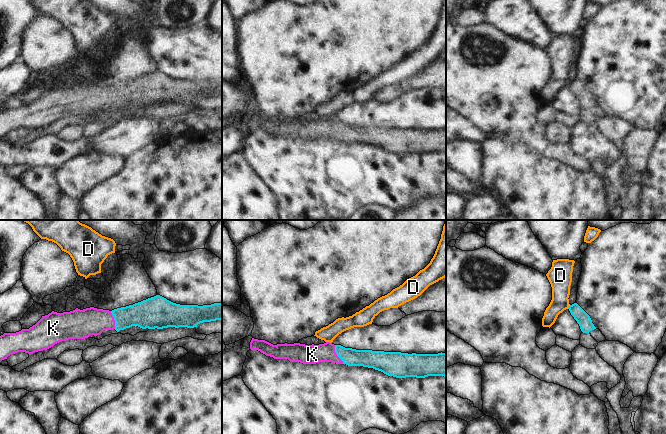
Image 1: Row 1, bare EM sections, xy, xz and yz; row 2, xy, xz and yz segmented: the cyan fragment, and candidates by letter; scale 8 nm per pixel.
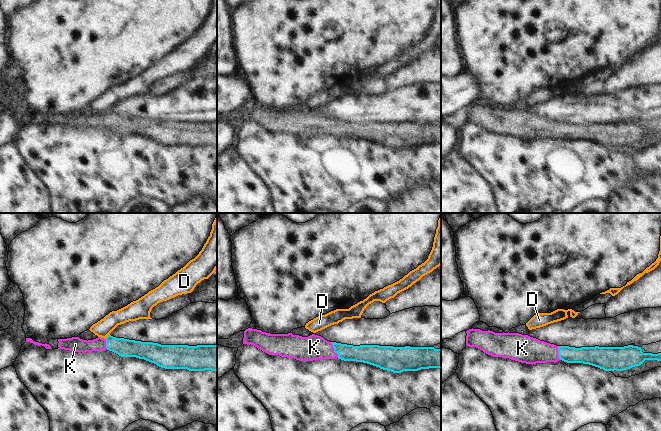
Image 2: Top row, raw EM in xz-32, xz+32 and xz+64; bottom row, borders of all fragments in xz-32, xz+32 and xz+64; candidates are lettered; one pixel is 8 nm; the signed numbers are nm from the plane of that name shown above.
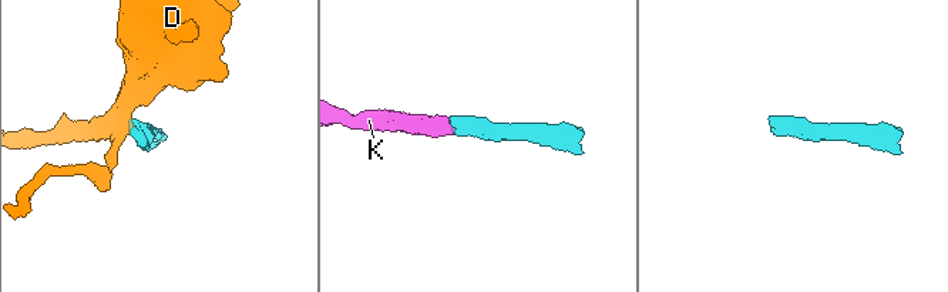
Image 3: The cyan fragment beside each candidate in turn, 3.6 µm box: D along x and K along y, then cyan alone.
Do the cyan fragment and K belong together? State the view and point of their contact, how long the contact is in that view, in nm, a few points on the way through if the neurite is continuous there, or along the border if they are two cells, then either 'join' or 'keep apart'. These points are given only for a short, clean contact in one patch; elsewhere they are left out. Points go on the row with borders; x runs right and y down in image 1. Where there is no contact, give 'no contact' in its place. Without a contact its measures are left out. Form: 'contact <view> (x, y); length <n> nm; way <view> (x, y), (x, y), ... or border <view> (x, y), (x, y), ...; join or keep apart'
contact xz (336, 353); length 170 nm; way xz (351, 357), (336, 353), (312, 354); join

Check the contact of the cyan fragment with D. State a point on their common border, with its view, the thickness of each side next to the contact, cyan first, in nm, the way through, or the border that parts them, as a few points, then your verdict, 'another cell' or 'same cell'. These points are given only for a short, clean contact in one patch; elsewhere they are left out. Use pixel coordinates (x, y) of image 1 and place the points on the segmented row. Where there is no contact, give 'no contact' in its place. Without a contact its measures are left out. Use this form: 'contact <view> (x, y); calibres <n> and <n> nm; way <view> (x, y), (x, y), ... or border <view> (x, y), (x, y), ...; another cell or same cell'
contact yz (569, 307); calibres 110 and 190 nm; border yz (570, 305), (567, 308); another cell

